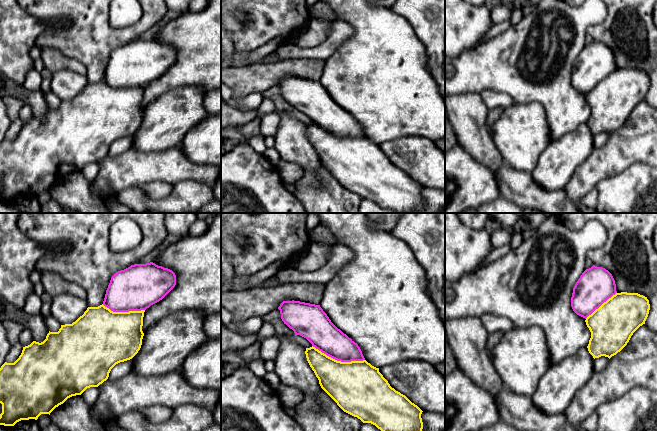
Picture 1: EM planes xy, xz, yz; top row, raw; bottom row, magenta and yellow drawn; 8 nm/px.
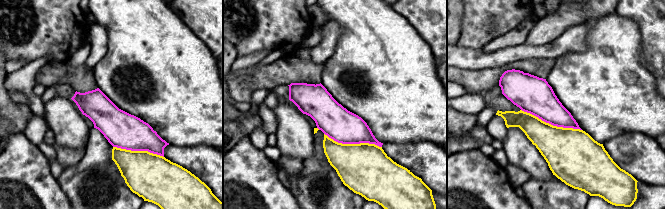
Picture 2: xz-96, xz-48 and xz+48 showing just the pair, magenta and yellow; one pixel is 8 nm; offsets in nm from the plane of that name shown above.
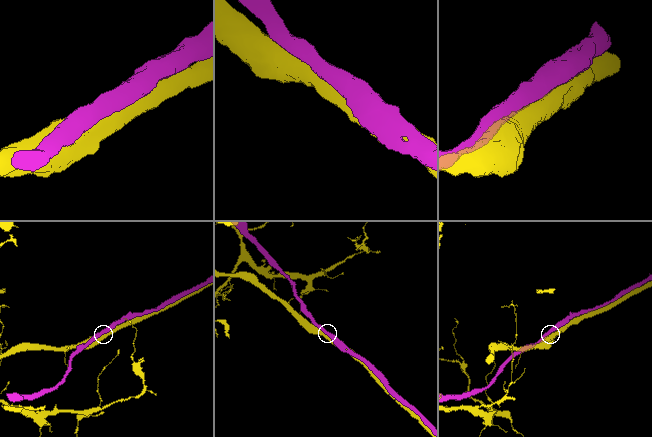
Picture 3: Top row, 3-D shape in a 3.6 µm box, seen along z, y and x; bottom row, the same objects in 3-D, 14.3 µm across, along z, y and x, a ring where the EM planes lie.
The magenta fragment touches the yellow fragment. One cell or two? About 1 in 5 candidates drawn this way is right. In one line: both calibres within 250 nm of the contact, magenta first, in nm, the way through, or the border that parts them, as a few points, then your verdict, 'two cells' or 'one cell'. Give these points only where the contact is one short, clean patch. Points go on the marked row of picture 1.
240 nm thick on the magenta side, 400 nm on the other; two cells

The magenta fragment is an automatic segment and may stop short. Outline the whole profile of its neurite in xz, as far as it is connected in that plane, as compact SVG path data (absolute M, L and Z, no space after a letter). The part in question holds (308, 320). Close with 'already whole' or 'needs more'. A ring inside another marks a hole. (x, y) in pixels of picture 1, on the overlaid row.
M292 300L283 301L278 309L295 335L306 338L327 356L341 362L365 360L358 344L331 322L320 305Z; already whole

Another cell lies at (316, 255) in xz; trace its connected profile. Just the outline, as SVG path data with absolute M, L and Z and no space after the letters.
M311 242L308 248L305 250L303 255L299 258L298 263L295 268L303 271L315 271L320 267L324 266L329 257L330 250L336 246L340 245L336 242L334 243L315 243Z

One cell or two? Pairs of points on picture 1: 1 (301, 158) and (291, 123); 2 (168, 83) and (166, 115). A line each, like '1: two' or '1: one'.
1: one
2: two

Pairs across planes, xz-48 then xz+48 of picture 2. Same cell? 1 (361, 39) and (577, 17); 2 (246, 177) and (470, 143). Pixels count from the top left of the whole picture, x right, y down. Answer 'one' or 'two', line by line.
1: two
2: two

